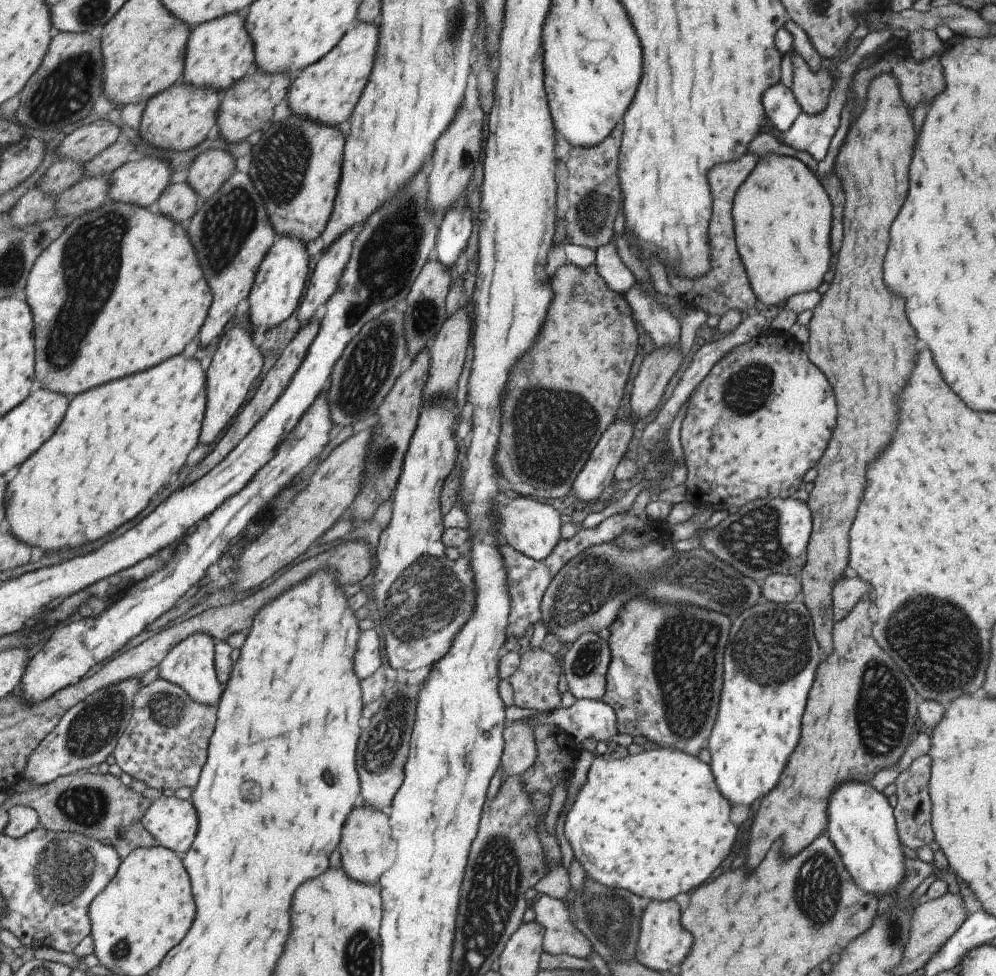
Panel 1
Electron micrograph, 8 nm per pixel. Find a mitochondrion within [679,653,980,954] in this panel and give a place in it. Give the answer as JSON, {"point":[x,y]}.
{"point":[882,720]}

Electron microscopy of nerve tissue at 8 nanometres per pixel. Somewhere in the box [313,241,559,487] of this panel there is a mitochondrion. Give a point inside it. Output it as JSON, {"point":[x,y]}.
{"point":[368,367]}

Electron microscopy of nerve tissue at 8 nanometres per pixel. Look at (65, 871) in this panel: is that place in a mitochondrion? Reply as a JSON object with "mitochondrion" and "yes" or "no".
{"mitochondrion":"yes"}

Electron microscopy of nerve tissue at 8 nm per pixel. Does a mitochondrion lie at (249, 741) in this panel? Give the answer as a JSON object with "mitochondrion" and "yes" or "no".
{"mitochondrion":"no"}

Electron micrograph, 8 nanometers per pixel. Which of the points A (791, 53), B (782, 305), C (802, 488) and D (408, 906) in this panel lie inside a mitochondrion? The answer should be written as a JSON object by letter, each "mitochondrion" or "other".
{"A":"other","B":"other","C":"other","D":"other"}

